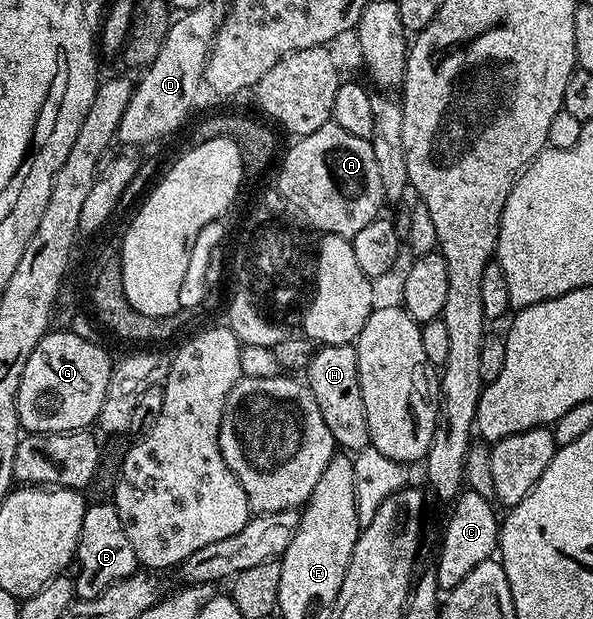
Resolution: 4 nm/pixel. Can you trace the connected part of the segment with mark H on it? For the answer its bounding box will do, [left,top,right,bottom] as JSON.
[305,344,371,453]

